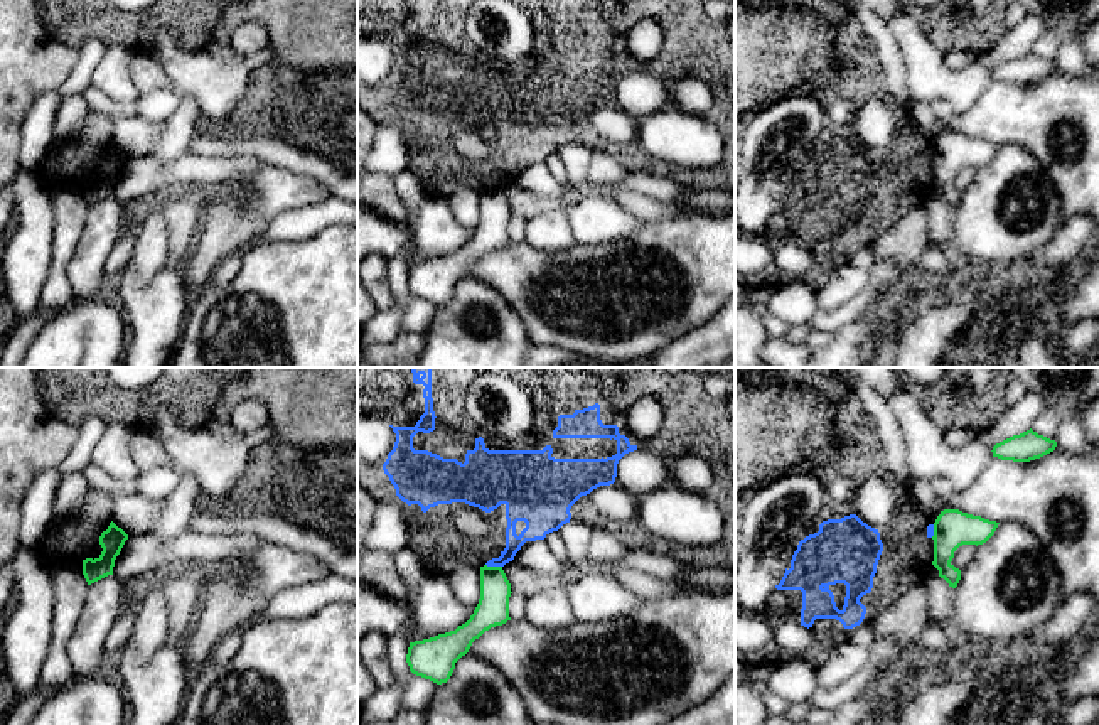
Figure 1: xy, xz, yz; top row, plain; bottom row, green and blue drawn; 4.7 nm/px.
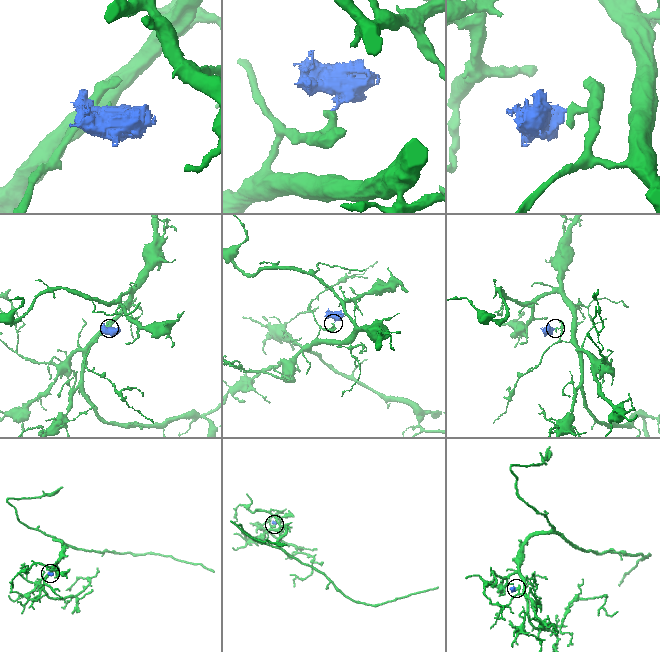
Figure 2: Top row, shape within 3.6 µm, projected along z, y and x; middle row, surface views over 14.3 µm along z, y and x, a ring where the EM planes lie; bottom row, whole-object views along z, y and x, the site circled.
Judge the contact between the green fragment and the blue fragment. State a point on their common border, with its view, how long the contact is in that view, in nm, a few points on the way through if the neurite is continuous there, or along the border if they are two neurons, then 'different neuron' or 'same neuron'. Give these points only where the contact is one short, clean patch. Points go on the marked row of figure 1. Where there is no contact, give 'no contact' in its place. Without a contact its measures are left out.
contact xz (494, 567); length 80 nm; different neuron

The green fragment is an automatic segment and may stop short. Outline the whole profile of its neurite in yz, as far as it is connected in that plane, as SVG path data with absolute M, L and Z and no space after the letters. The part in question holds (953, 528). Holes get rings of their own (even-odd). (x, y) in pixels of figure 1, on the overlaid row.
M944 509L934 523L934 561L939 570L939 577L944 578L949 587L956 588L961 580L961 570L951 561L954 551L962 545L983 545L996 531L1000 523L973 516L959 509Z

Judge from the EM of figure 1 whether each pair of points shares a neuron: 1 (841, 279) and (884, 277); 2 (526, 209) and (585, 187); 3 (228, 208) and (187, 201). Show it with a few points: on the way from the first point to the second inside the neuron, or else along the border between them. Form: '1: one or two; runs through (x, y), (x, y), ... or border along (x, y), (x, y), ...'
1: two; border along (868, 272), (868, 284), (841, 306)
2: one; runs through (541, 203), (567, 203), (570, 199)
3: two; border along (211, 187), (211, 198), (196, 231)

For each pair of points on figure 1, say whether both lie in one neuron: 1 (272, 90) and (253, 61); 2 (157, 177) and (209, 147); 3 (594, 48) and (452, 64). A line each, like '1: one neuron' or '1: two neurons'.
1: two neurons
2: two neurons
3: one neuron

